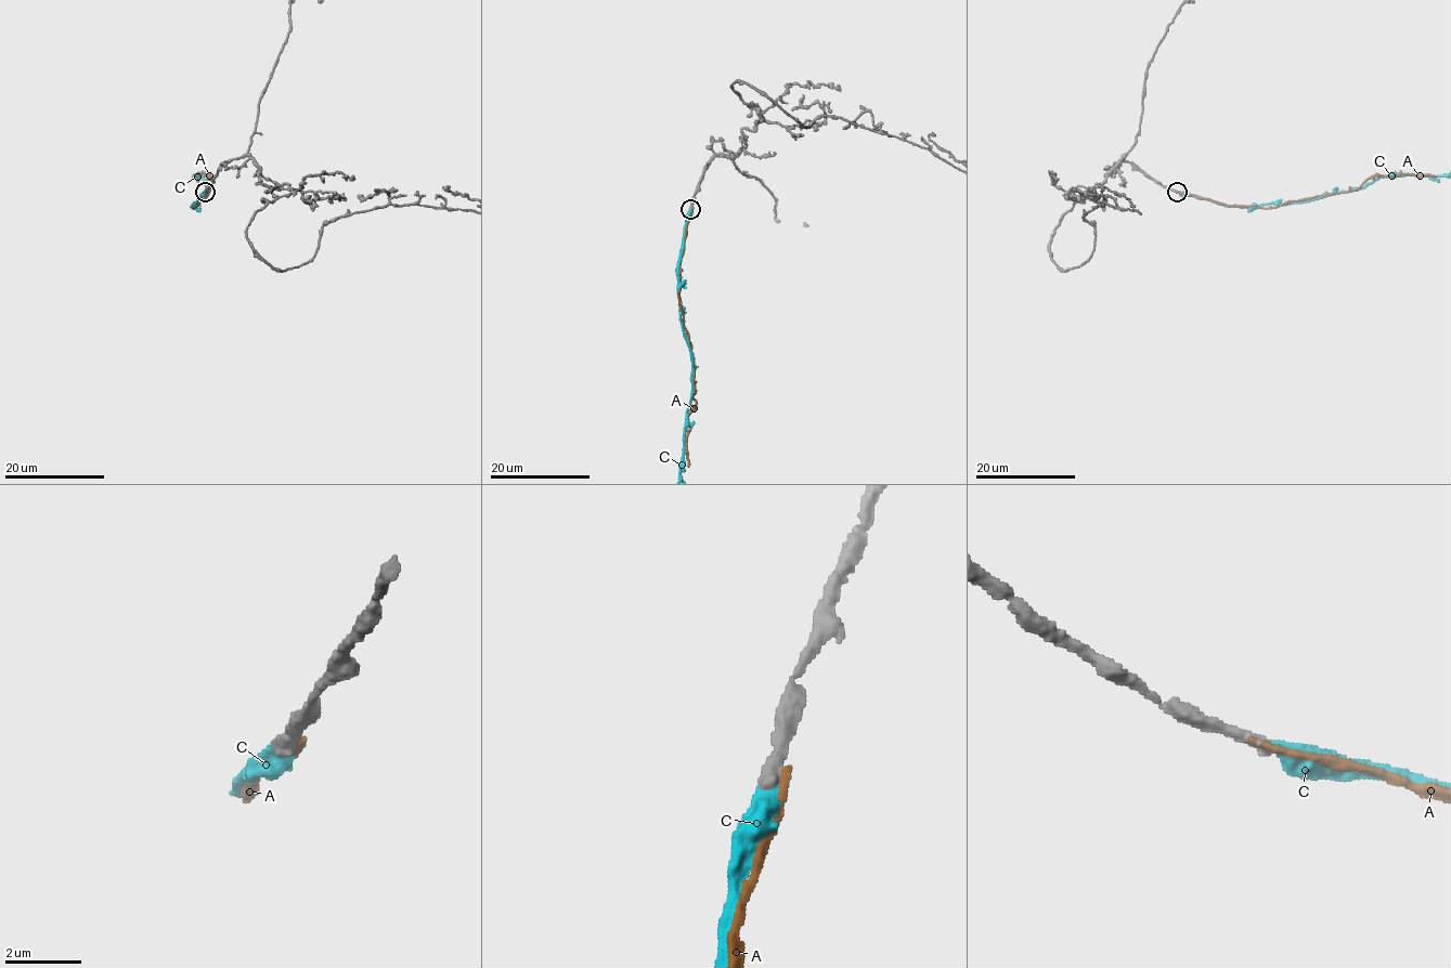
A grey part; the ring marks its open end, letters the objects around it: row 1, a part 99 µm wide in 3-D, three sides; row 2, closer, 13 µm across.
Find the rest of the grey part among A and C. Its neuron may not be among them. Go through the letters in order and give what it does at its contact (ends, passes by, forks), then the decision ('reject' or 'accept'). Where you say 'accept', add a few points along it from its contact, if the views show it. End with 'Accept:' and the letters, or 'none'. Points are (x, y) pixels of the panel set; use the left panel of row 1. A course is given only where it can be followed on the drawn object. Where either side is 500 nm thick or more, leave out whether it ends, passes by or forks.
A: it ends there; reject
C: it ends there; accept
Accept: C

